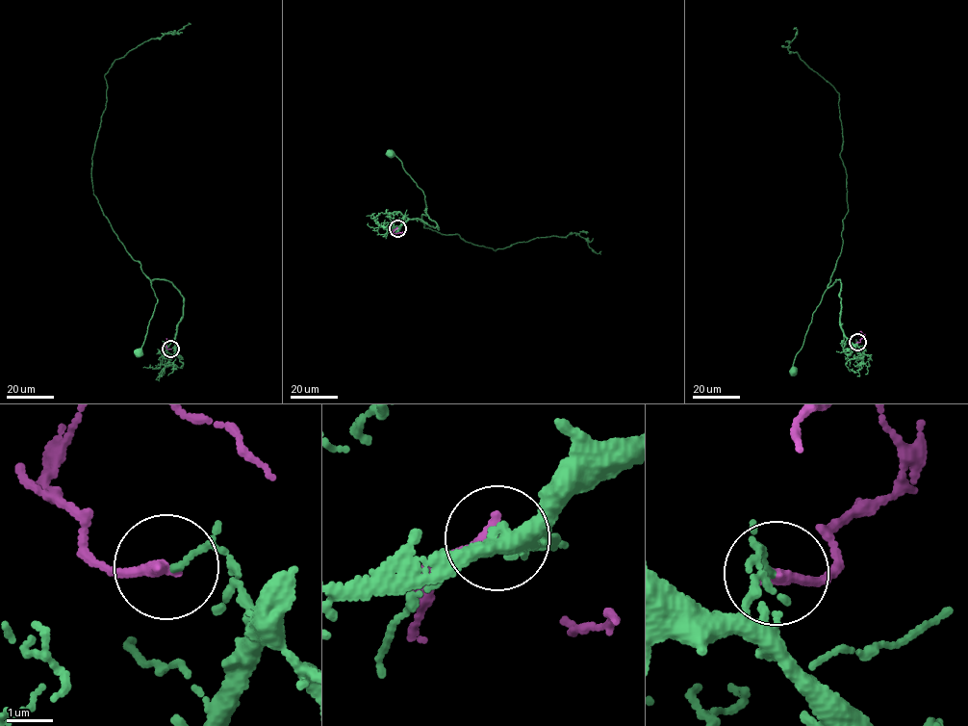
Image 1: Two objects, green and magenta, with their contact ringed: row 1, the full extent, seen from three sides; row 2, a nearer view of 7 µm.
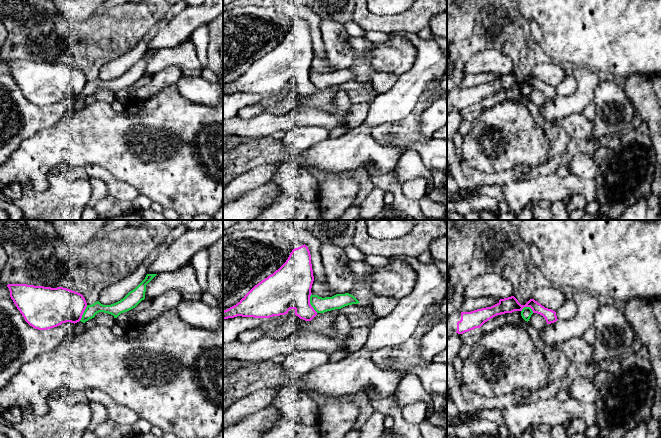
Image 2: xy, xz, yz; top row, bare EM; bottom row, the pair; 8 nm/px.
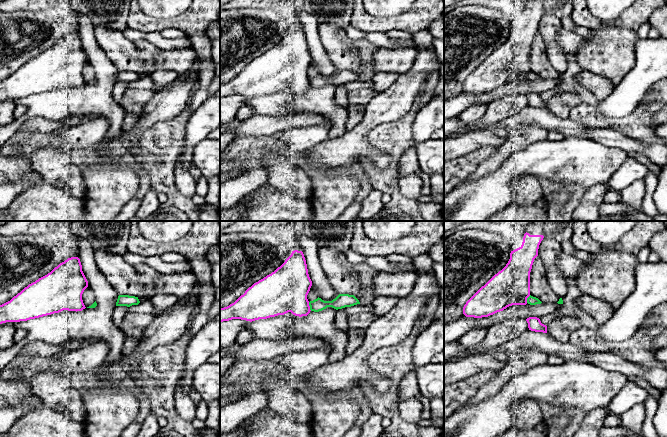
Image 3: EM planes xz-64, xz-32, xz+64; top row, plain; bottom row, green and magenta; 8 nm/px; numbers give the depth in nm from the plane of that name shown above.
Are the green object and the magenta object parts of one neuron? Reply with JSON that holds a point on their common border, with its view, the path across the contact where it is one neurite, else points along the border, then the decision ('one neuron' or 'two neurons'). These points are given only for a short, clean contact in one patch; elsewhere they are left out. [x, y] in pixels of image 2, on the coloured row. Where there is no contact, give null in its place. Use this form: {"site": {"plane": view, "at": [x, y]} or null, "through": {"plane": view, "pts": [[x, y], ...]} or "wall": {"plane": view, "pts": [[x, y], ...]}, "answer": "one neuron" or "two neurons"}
{"site": {"plane": "xz", "at": [310, 303]}, "answer": "two neurons"}

